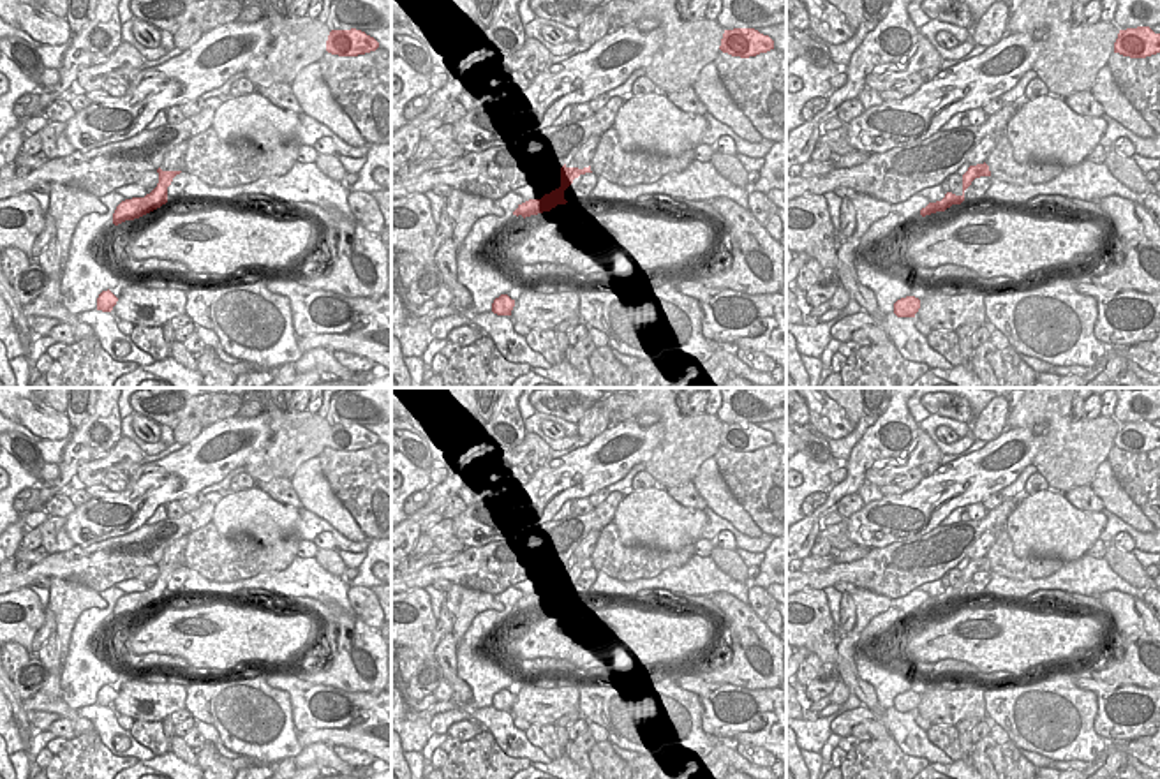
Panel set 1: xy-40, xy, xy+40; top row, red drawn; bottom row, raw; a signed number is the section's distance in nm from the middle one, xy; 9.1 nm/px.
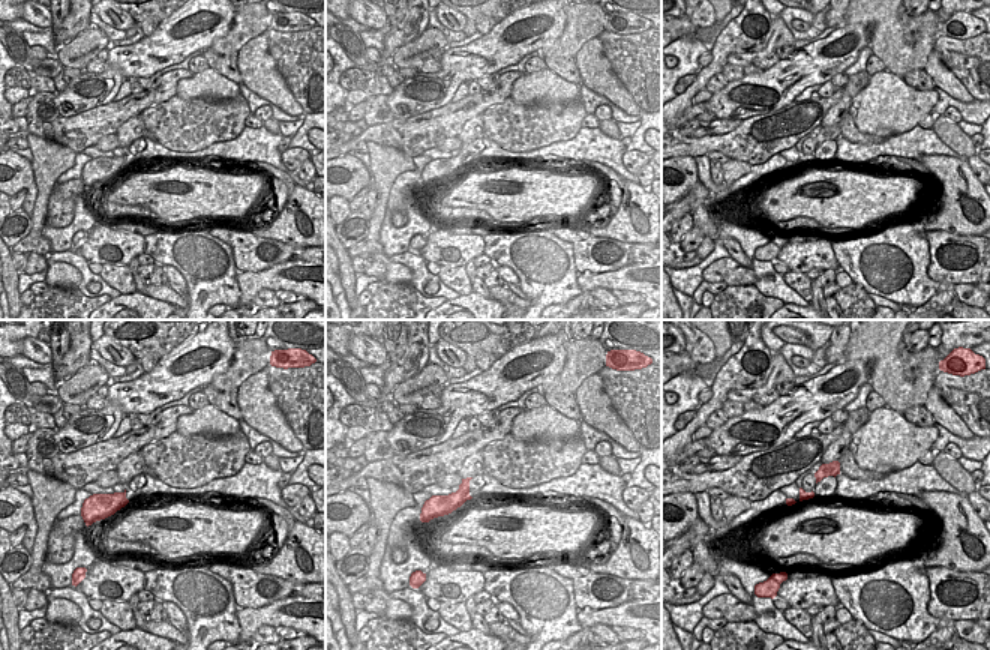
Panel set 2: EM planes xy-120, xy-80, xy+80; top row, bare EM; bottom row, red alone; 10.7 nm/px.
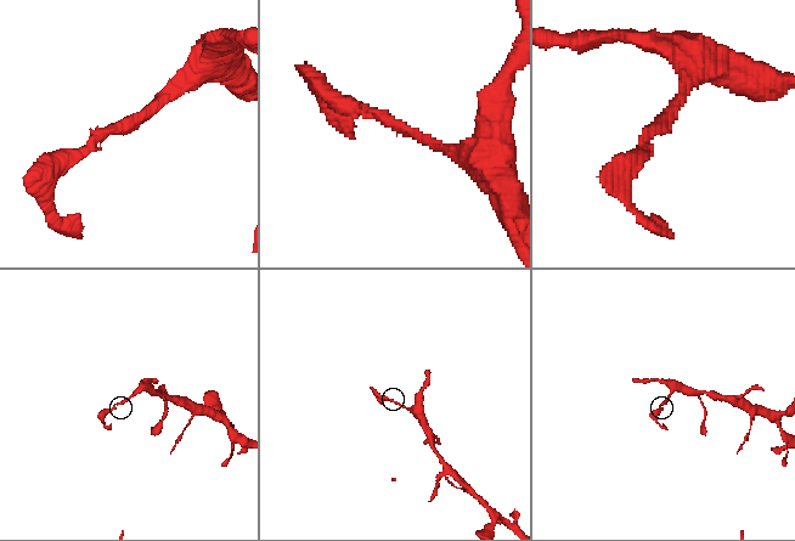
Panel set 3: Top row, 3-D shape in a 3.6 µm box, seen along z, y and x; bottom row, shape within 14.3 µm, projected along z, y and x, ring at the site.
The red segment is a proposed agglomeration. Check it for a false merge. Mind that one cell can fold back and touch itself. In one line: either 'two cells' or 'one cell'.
two cells

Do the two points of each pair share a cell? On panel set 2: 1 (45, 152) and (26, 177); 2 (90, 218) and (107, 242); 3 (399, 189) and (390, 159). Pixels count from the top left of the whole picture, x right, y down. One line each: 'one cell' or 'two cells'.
1: two cells
2: two cells
3: two cells

